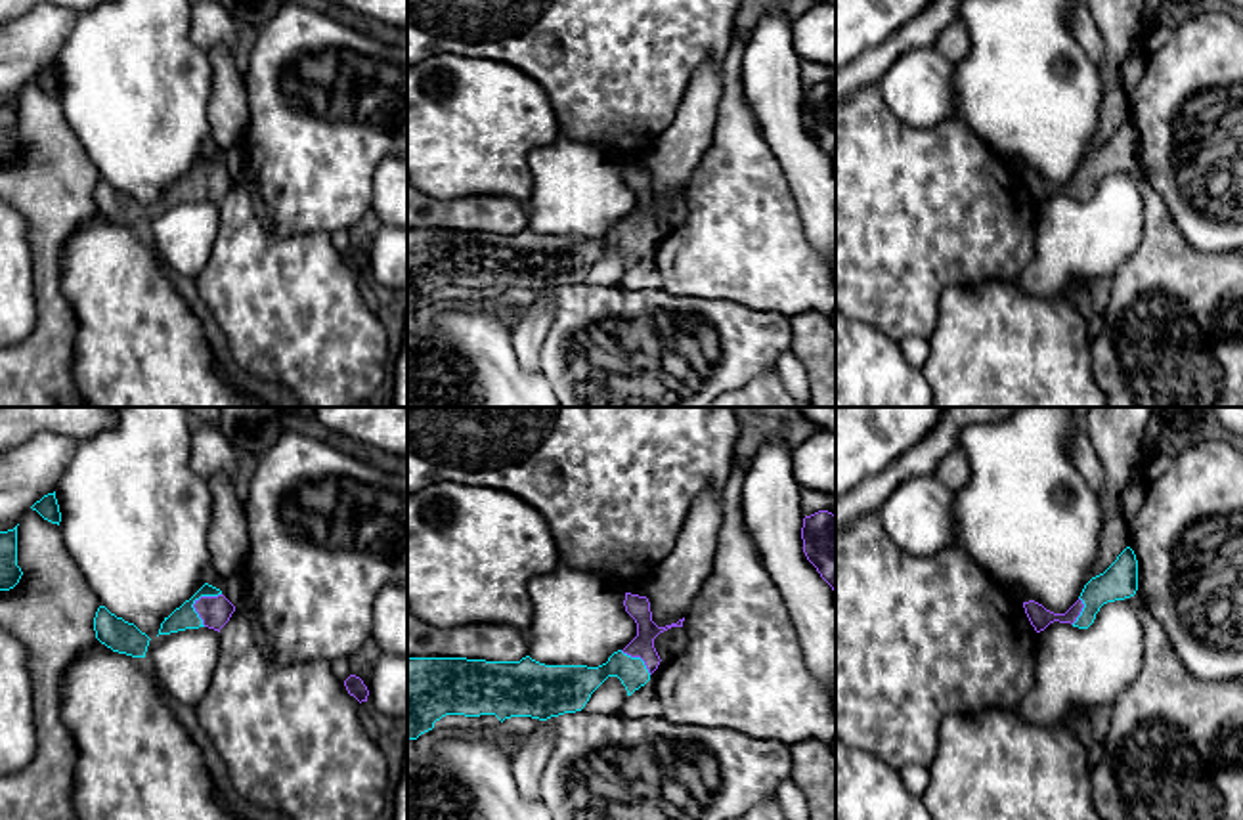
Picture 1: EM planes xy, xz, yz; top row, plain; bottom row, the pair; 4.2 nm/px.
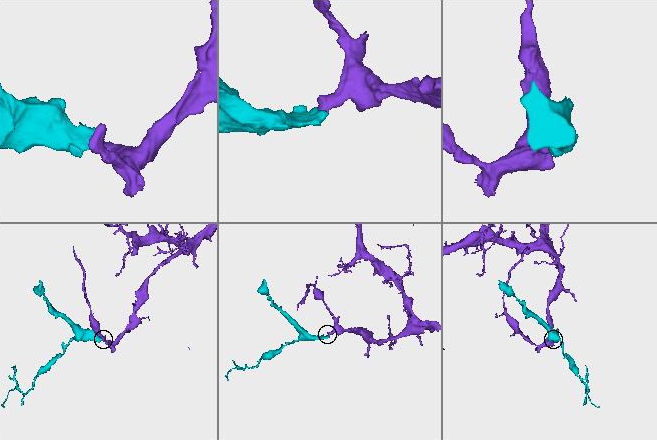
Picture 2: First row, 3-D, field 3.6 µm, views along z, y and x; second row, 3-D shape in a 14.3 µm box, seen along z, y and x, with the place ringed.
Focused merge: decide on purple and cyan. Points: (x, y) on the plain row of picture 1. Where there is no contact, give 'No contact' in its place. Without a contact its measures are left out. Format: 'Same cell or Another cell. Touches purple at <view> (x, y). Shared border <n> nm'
Same cell. Touches purple at xy (196, 174). Shared border 160 nm

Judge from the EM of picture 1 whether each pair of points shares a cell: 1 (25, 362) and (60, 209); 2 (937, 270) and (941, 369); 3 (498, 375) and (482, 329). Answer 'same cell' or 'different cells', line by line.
1: same cell
2: different cells
3: same cell

